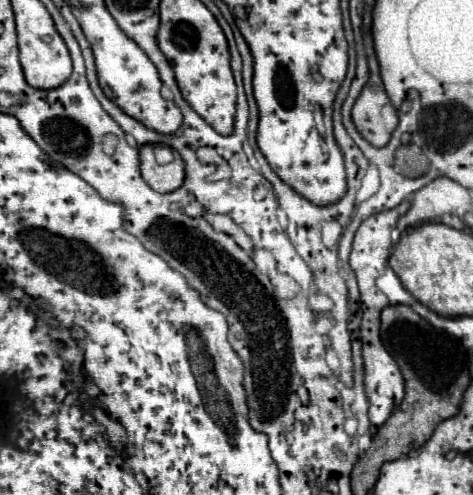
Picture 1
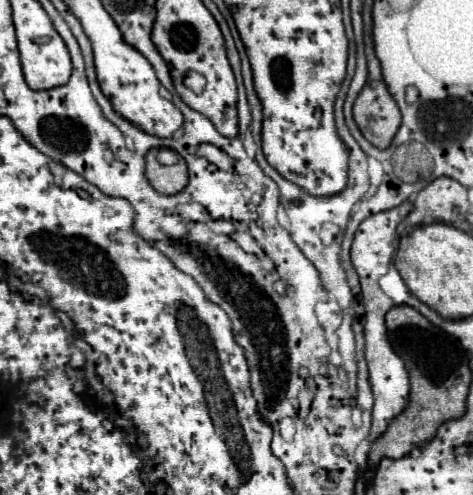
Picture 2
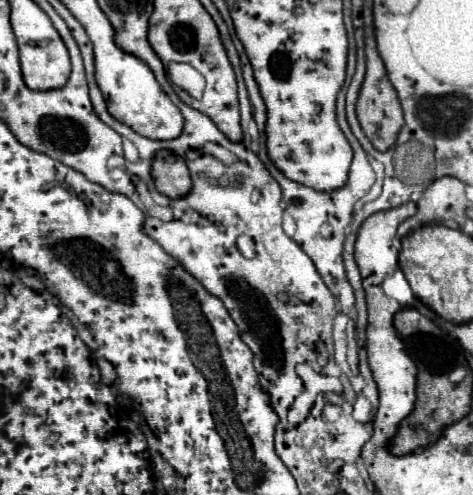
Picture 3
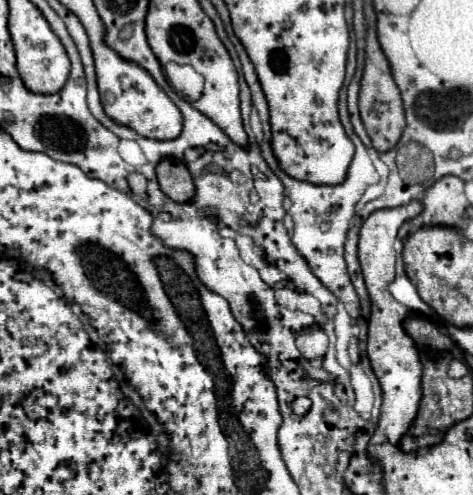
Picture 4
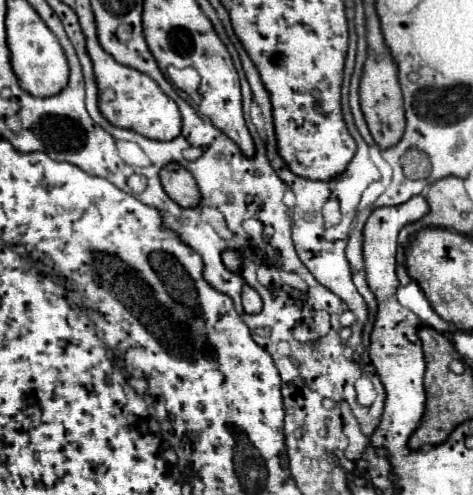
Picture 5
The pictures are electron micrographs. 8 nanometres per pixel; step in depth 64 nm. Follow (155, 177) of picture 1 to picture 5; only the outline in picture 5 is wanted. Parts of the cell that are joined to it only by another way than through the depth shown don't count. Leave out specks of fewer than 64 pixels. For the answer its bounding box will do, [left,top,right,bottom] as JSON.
[160,166,200,208]

